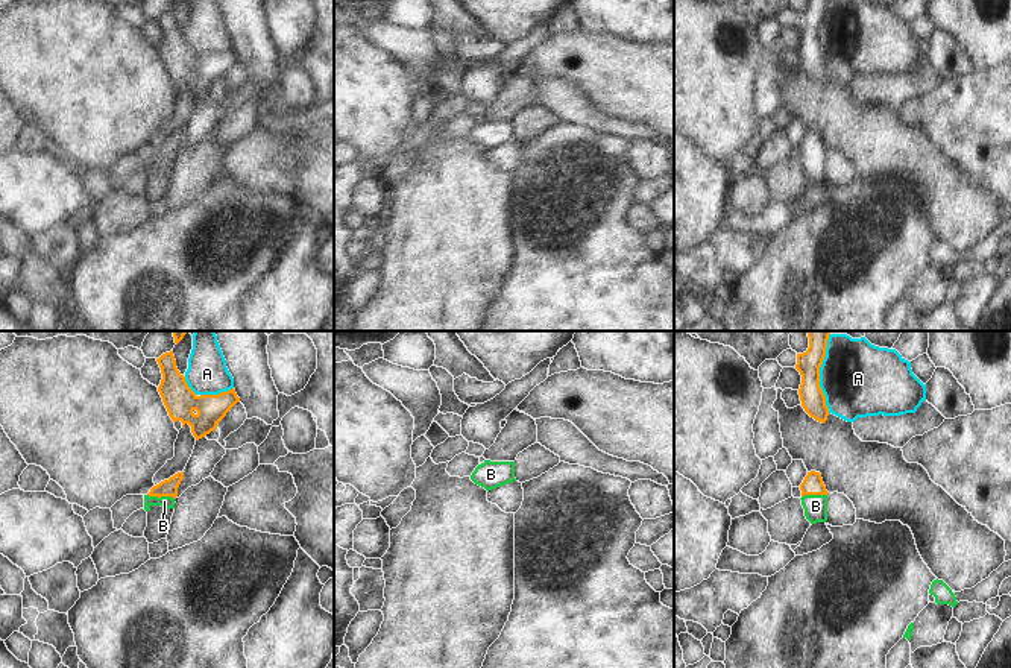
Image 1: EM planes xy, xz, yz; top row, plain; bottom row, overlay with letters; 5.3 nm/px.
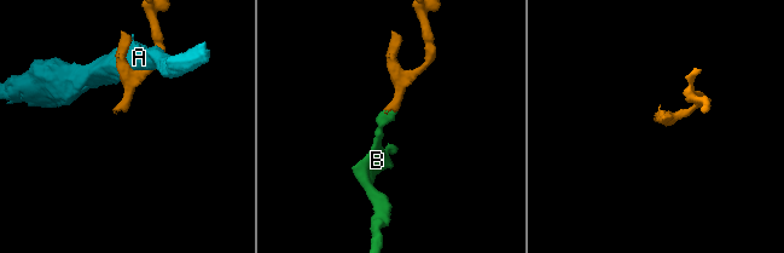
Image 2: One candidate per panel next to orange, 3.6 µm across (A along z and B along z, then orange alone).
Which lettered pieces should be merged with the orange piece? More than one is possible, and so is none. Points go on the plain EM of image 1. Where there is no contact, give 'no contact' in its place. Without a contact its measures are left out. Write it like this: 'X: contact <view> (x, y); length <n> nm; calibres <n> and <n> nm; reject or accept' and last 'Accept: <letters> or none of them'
A: contact yz (818, 37); length 380 nm; calibres 130 and 400 nm; reject
B: contact xy (161, 155); length 150 nm; calibres 100 and 60 nm; accept
Accept: B

